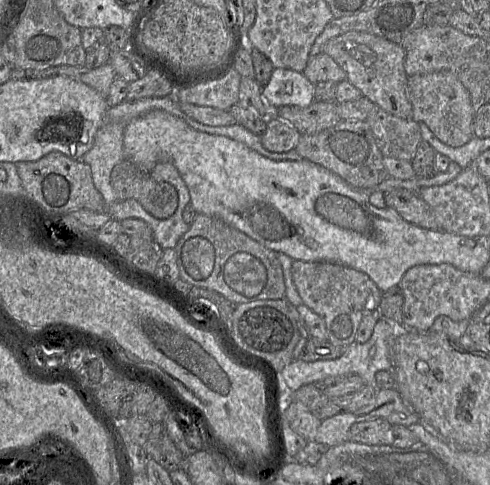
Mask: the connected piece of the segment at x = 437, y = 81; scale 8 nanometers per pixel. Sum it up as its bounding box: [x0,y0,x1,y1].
[407,71,474,147]

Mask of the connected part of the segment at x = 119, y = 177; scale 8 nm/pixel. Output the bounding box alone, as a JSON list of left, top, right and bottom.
[81,97,301,248]

